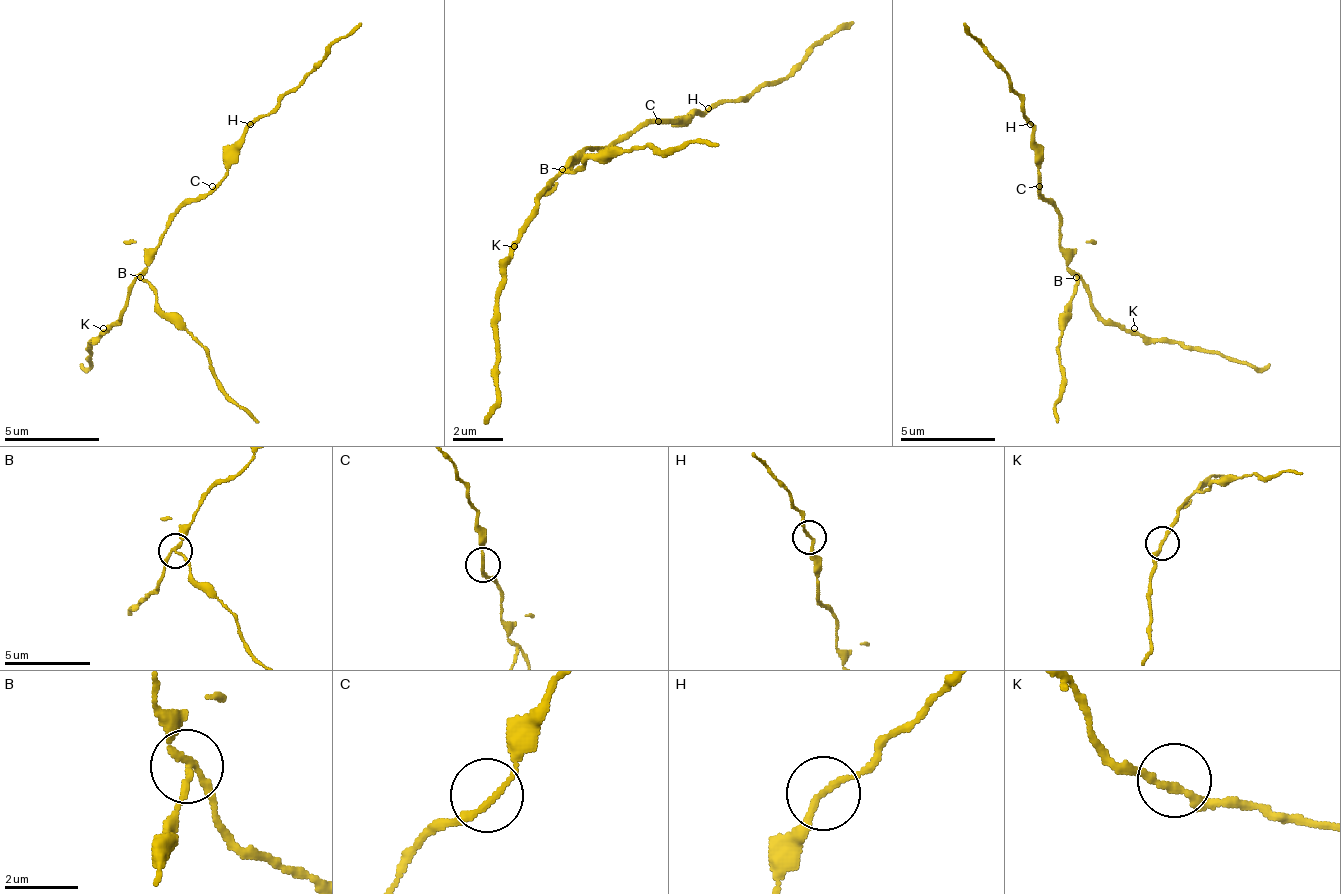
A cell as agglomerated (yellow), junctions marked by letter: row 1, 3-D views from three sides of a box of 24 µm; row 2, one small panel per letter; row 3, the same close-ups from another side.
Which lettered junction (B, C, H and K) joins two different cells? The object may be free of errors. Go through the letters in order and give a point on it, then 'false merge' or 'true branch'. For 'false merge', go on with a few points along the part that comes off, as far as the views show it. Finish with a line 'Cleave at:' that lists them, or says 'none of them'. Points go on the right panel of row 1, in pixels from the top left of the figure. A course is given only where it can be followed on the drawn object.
B: (1076, 277) | false merge | (1077, 276), (1058, 343), (1063, 376), (1058, 424)
C: (1039, 186) | true branch
H: (1030, 124) | true branch
K: (1134, 328) | true branch
Cleave at: B

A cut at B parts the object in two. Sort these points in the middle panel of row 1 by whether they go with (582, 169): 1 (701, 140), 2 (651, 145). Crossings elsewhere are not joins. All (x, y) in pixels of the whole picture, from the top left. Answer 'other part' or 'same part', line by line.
1: same part
2: same part

